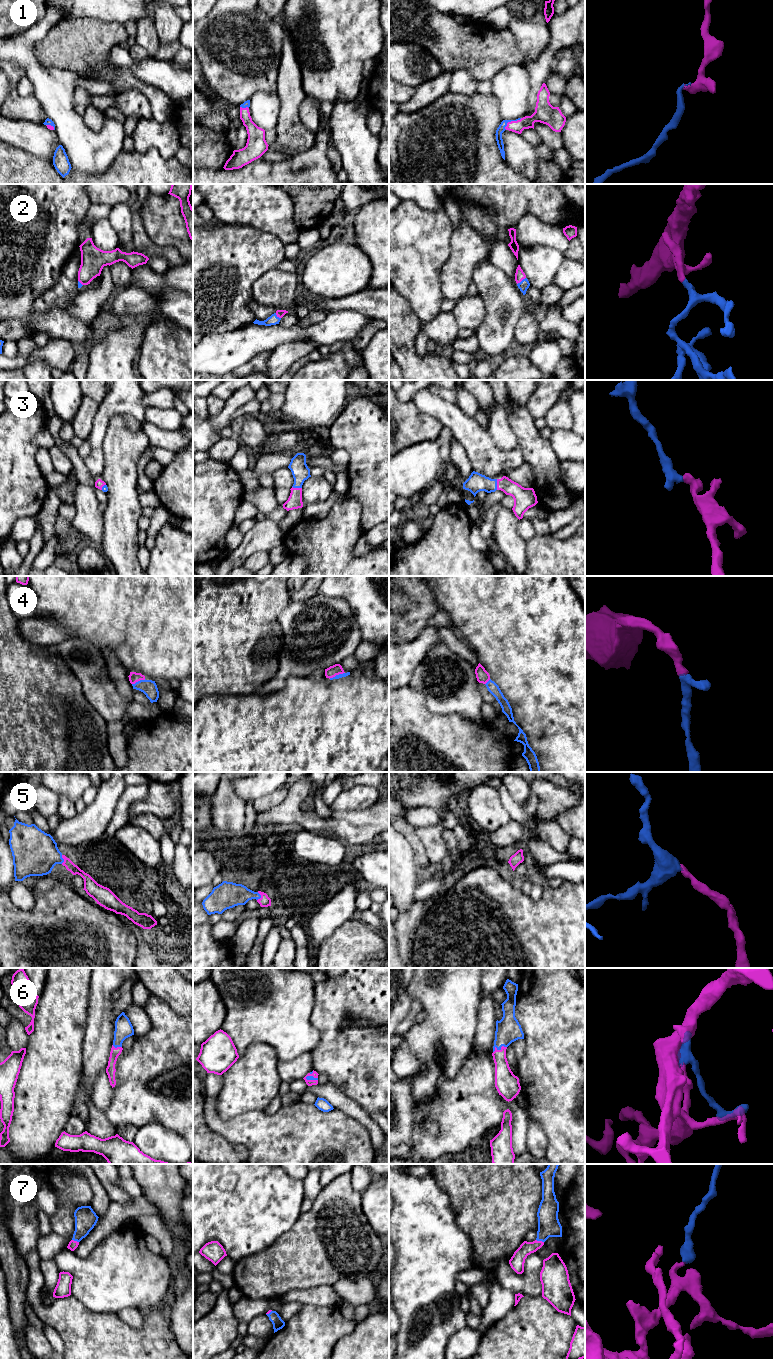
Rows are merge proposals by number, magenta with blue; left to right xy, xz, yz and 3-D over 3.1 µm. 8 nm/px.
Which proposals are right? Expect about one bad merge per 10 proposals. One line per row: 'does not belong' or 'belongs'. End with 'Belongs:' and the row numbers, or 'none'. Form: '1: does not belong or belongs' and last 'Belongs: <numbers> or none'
1: belongs
2: belongs
3: belongs
4: belongs
5: belongs
6: belongs
7: belongs
Belongs: 1, 2, 3, 4, 5, 6, 7

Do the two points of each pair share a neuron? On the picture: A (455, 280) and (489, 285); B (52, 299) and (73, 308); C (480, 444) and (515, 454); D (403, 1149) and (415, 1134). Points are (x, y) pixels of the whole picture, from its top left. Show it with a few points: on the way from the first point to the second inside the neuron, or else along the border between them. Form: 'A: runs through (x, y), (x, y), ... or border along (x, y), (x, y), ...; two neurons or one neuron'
A: border along (485, 261), (482, 261), (475, 267), (472, 281); two neurons
B: border along (79, 288), (76, 295), (63, 308); two neurons
C: runs through (489, 453), (492, 456), (506, 456); one neuron
D: border along (399, 1144), (407, 1144), (411, 1152); two neurons

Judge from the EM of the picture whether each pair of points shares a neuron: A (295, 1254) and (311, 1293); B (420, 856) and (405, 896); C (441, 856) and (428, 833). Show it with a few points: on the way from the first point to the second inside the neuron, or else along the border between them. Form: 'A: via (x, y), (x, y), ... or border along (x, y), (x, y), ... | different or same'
A: border along (331, 1285), (292, 1289), (286, 1294) | different
B: border along (408, 843), (413, 852), (414, 862), (422, 870) | different
C: via (436, 850), (432, 839) | same

